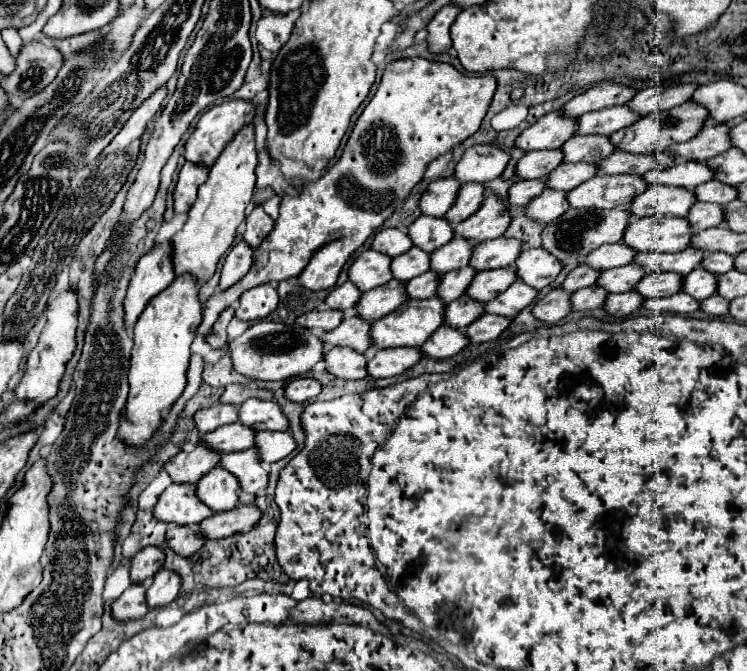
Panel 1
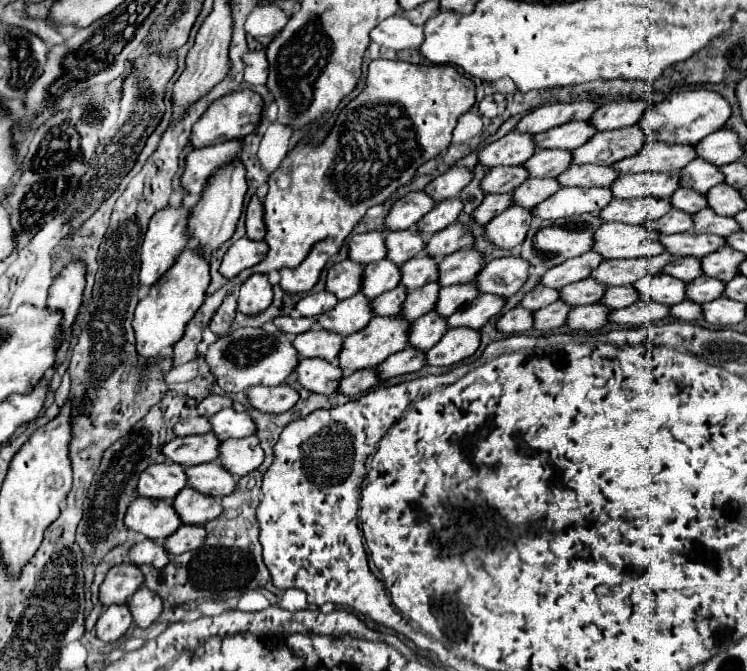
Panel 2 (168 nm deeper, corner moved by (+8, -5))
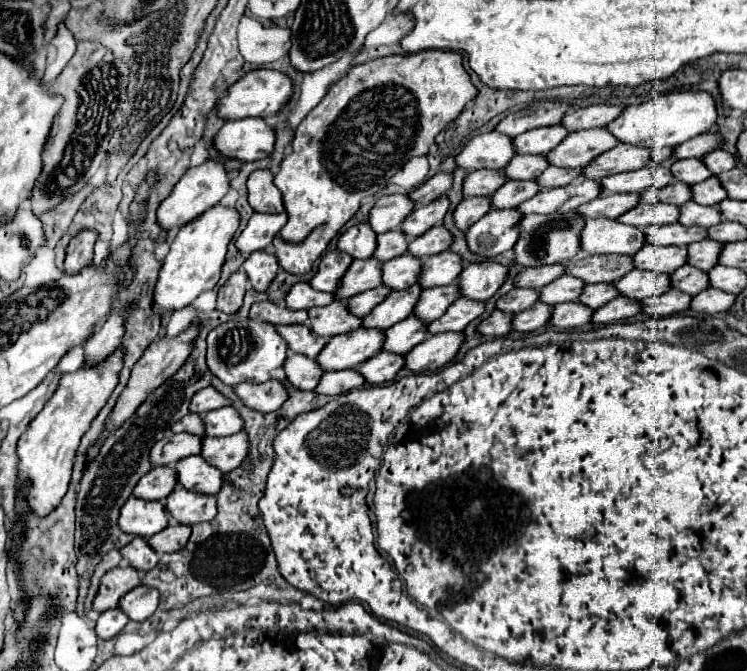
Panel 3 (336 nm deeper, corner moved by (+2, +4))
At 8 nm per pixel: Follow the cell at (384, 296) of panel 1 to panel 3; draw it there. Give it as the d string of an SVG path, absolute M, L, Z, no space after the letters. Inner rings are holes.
M336 298L328 306L316 306L308 310L310 316L310 328L318 336L338 336L352 332L362 326L362 318L354 316L348 308L348 300Z

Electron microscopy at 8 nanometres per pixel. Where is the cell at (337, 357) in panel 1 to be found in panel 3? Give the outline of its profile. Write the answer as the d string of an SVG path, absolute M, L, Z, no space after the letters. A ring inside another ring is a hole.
M290 354L284 362L284 370L286 378L300 390L314 390L324 376L324 368L316 360L302 354Z

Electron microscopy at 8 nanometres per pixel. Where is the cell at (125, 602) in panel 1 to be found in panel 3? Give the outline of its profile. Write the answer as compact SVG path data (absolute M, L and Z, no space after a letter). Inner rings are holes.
M114 608L114 610L106 610L100 614L98 622L96 622L96 634L98 638L114 638L122 632L122 628L130 622L130 618L120 610L120 608Z

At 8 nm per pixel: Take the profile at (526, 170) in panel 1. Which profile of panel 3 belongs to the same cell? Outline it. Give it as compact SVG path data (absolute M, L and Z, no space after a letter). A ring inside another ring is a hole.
M504 170L470 172L464 180L464 196L492 196L508 182Z

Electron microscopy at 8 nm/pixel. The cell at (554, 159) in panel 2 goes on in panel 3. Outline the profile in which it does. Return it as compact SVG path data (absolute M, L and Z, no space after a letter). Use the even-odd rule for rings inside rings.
M516 154L504 168L510 180L534 180L550 166L546 156L540 154Z

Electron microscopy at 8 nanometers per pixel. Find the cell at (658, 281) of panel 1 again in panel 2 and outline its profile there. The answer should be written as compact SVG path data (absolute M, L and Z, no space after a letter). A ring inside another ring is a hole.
M608 287L604 291L604 297L600 299L602 305L606 305L608 309L620 309L620 307L628 307L638 299L636 289L632 287Z

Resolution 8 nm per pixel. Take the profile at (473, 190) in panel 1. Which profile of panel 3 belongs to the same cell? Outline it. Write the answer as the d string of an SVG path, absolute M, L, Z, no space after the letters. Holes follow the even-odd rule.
M440 196L438 200L430 202L428 206L416 208L416 210L406 218L406 222L402 224L402 232L406 232L408 238L422 236L422 234L424 234L426 230L430 230L432 226L442 224L448 208L450 208L448 196Z

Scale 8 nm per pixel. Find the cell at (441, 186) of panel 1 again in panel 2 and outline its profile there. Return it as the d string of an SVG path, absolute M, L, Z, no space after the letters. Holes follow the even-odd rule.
M420 191L420 193L408 193L408 195L400 197L398 201L394 201L394 205L390 207L388 215L384 217L384 225L386 225L388 231L410 229L432 207L434 207L434 201L424 191Z

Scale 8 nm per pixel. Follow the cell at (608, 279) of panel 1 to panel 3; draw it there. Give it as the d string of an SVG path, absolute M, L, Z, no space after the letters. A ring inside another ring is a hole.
M560 276L558 280L550 282L546 288L540 290L540 300L554 306L560 302L576 302L582 294L582 288L586 284L574 276Z

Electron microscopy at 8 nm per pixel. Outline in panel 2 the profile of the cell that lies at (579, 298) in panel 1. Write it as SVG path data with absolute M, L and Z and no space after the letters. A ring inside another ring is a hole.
M554 301L552 305L534 311L534 329L542 331L542 333L548 333L552 329L562 327L566 323L566 317L568 317L570 309L572 307L564 305L562 301Z

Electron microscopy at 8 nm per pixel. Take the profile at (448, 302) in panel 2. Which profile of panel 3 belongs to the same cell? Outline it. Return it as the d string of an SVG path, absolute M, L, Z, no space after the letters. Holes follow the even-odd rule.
M458 284L426 288L426 290L422 290L420 302L418 302L418 308L414 308L414 314L426 322L434 322L458 298L460 298L460 286Z

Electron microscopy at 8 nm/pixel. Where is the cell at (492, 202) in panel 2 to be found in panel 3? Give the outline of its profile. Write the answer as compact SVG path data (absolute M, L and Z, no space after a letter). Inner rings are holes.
M476 196L476 198L464 198L458 208L454 210L454 220L460 230L468 230L474 222L478 222L486 212L490 212L490 198L488 196Z

